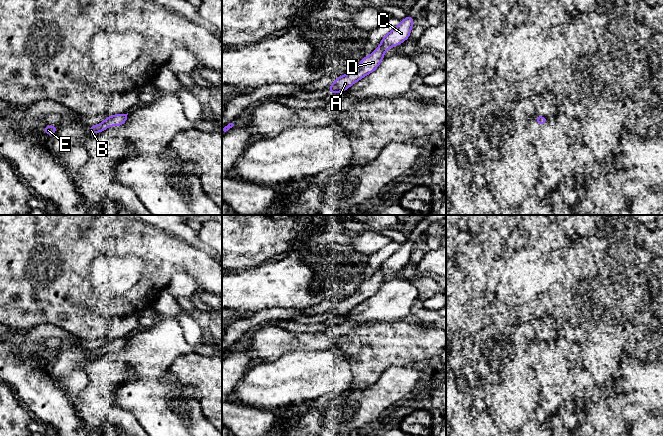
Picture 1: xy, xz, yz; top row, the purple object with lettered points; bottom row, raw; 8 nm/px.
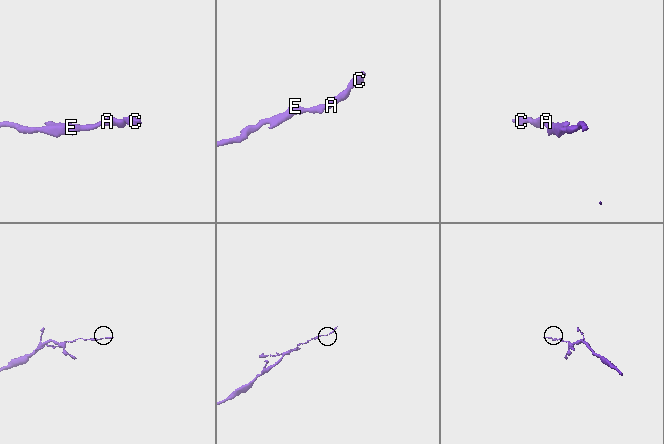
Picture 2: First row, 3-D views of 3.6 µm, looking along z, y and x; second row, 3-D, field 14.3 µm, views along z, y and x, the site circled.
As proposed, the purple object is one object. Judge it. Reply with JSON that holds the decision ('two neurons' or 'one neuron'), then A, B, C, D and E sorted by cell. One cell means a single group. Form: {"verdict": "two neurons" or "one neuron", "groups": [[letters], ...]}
{"verdict": "one neuron", "groups": [["A", "B", "C", "D", "E"]]}

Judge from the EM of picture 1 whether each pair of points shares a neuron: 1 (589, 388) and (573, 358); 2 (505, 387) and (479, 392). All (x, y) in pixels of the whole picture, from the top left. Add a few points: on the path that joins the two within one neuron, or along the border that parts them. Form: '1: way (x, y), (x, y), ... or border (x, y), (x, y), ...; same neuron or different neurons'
1: way (584, 381), (577, 374), (574, 365); same neuron
2: border (475, 369), (483, 384), (484, 399); different neurons

